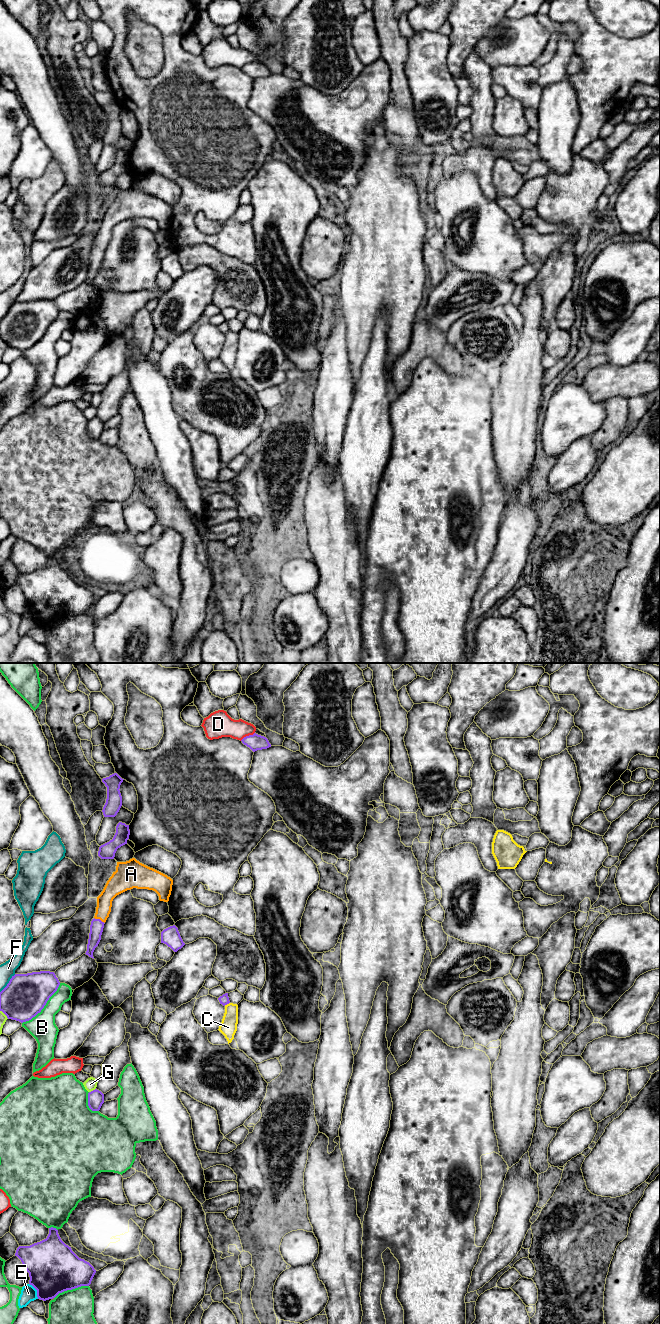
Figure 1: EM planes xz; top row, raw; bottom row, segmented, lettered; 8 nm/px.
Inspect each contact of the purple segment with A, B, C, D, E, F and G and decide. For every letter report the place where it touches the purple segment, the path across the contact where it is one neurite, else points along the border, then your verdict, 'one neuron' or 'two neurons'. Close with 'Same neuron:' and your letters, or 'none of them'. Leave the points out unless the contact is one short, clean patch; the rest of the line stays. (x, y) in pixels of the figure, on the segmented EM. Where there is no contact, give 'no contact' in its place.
A: meets purple in xz at (99, 919); runs through xz (96, 928), (99, 919), (104, 901); one neuron
B: meets purple in xz at (44, 1005); two neurons
C: meets purple in xz at (226, 1004); two neurons
D: meets purple in xz at (247, 736); two neurons
E: meets purple in xz at (37, 1291); two neurons
F: meets purple in xz at (8, 983); two neurons
G: meets purple in xz at (4, 1013); two neurons
Same neuron: A

